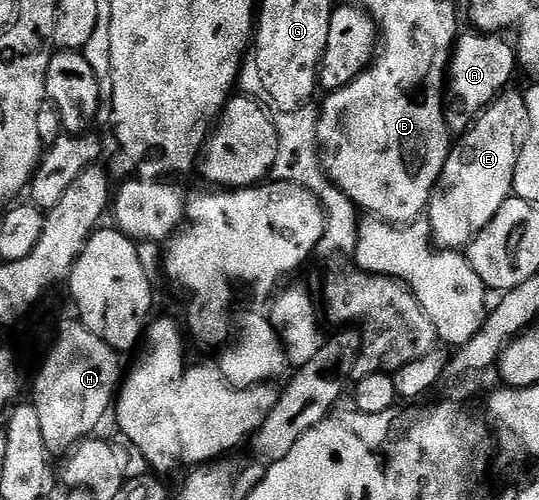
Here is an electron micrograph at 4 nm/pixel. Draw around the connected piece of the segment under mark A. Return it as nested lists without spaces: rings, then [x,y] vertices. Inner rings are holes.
[[[459,34],[454,54],[450,57],[446,122],[454,133],[467,131],[471,123],[511,86],[510,78],[516,72],[515,48],[511,44],[509,47],[501,34],[469,34]]]

